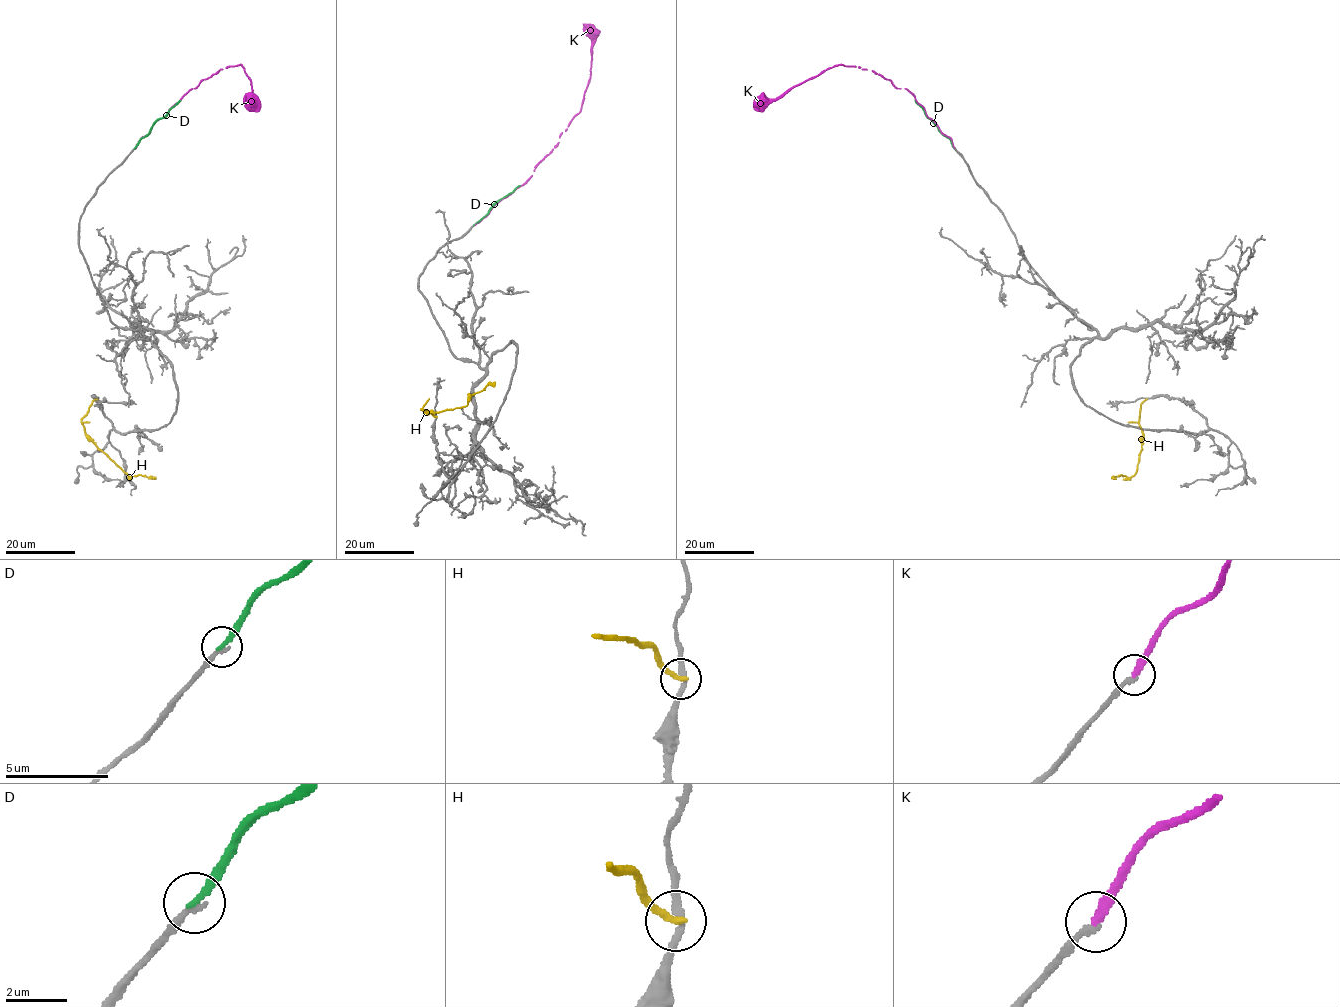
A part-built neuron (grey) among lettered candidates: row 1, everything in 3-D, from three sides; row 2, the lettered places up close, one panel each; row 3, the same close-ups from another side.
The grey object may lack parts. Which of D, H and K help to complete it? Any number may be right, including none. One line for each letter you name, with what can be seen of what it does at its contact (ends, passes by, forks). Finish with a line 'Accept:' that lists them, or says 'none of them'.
K: it ends
Accept: K

